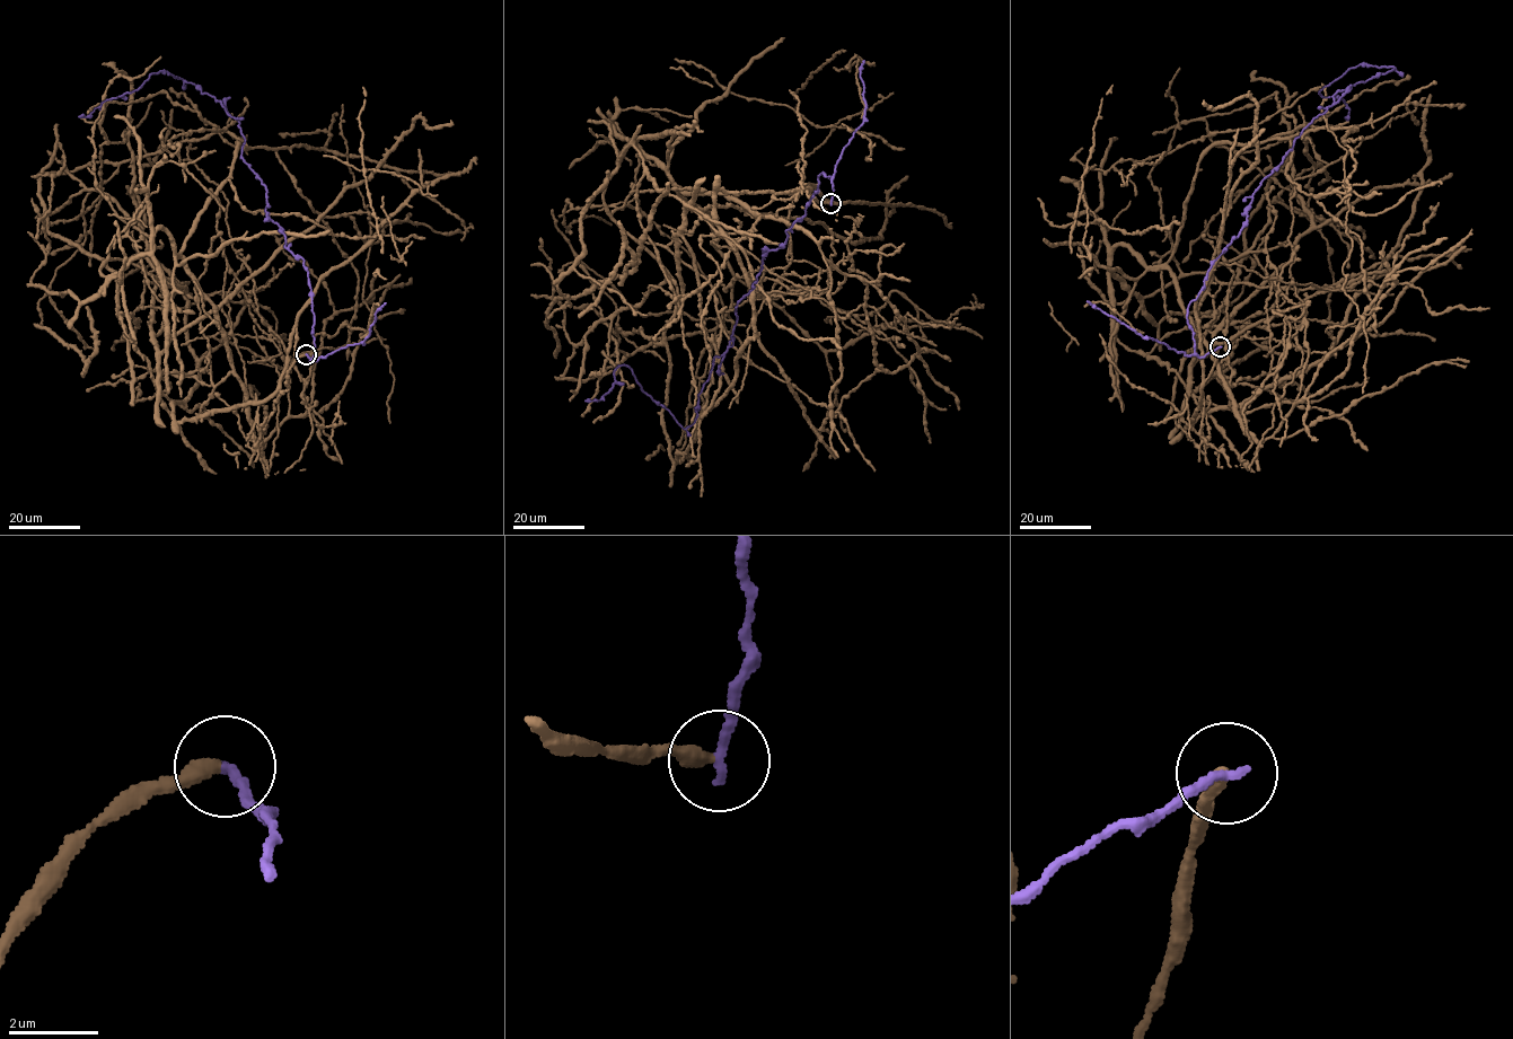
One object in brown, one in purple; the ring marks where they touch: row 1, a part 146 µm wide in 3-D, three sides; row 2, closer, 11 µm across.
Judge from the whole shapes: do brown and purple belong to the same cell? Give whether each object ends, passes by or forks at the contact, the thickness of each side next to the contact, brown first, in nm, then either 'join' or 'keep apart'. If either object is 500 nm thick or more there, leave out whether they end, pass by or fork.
brown ends; purple ends; calibres 340 and 240 nm; keep apart

